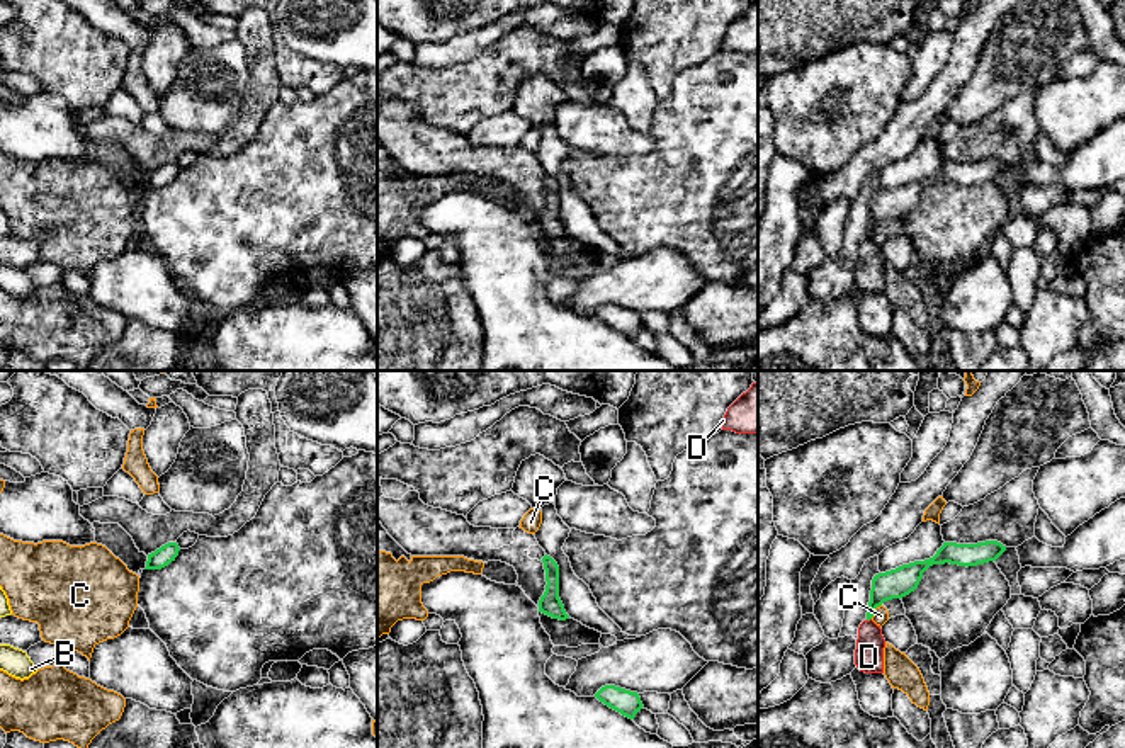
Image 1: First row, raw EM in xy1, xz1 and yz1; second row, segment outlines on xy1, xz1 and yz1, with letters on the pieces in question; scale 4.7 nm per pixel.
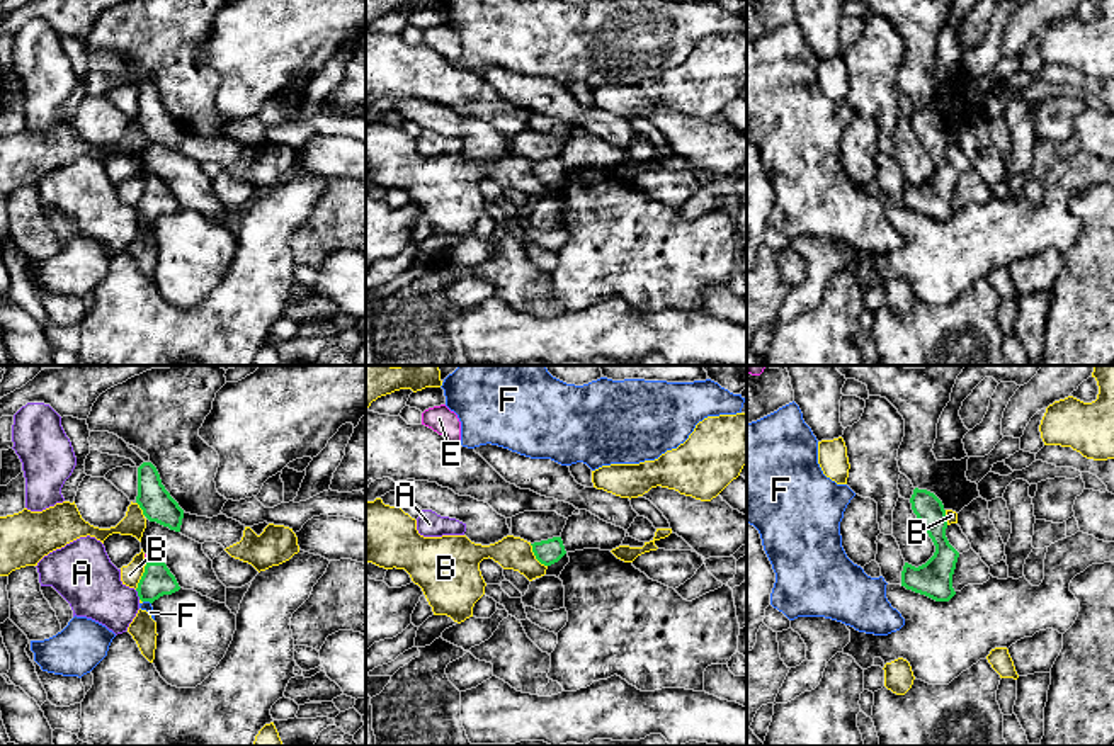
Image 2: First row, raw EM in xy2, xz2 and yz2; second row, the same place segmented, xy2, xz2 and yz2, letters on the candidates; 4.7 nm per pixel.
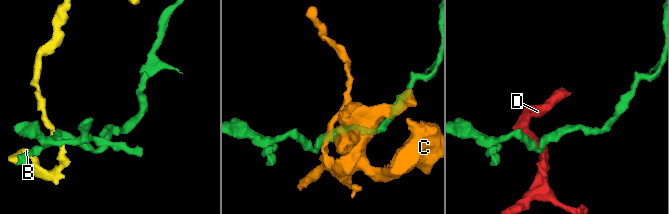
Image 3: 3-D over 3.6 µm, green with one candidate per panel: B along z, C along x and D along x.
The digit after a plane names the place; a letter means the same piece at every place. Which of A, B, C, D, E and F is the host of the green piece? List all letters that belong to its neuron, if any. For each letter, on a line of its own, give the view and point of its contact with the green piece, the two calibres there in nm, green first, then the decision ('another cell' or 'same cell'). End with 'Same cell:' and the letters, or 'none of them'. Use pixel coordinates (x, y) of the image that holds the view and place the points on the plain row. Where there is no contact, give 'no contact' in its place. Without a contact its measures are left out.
A: xy2 (138, 214) | 150/280 nm | another cell
B: xy2 (142, 196) | 150/100 nm | another cell
C: yz1 (874, 230) | 140/80 nm | another cell
D: yz1 (869, 238) | 140/140 nm | another cell
E: xy2 (153, 182) | 150/50 nm | same cell
F: xy2 (147, 220) | 150/50 nm | another cell
Same cell: E

